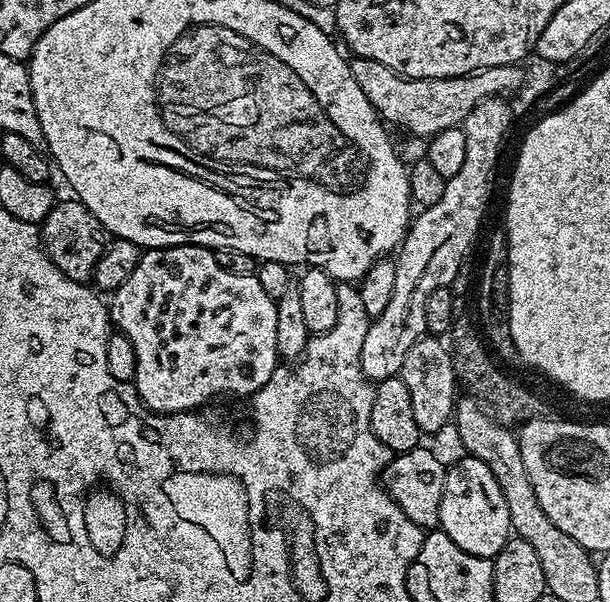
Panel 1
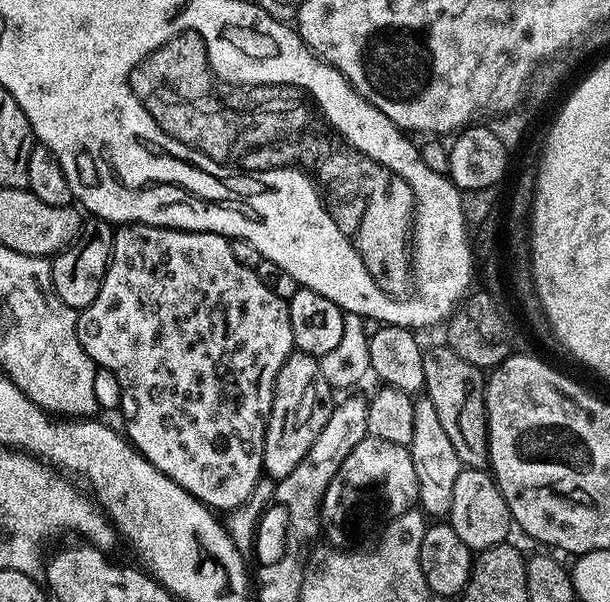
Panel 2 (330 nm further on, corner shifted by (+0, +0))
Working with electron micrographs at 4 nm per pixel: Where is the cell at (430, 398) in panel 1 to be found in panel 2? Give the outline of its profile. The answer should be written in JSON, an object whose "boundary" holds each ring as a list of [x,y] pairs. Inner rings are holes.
{"boundary":[[[427,398],[417,399],[414,403],[414,438],[410,445],[414,474],[418,482],[418,504],[429,517],[444,518],[452,511],[454,502],[454,482],[462,465],[454,450],[454,442],[446,434],[442,422],[438,422],[438,410]]]}

